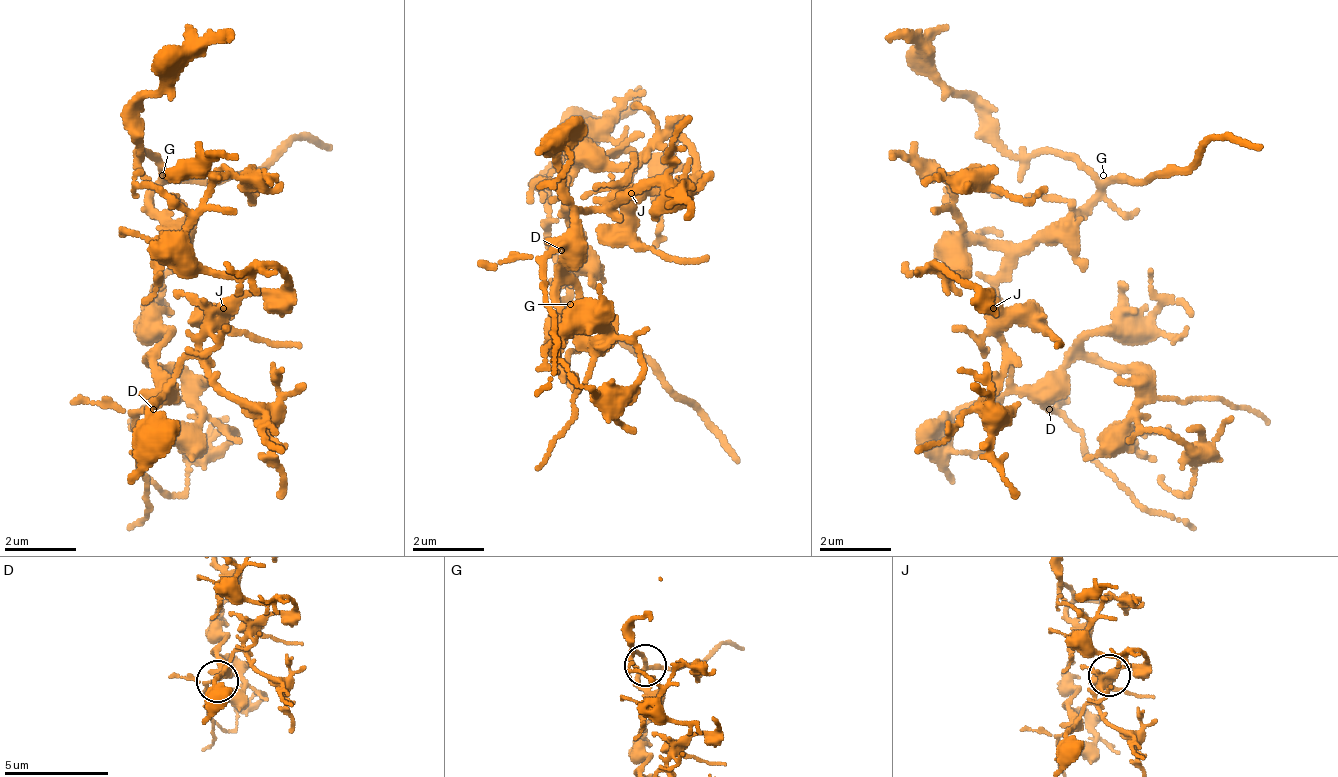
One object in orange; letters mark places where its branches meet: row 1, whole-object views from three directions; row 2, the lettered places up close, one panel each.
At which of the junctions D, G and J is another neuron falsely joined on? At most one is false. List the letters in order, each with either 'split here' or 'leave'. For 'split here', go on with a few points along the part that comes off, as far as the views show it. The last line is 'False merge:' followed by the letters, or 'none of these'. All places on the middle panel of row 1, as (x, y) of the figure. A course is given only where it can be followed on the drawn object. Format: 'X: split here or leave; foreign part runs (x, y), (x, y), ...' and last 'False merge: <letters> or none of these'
D: leave
G: leave
J: leave
False merge: none of these

